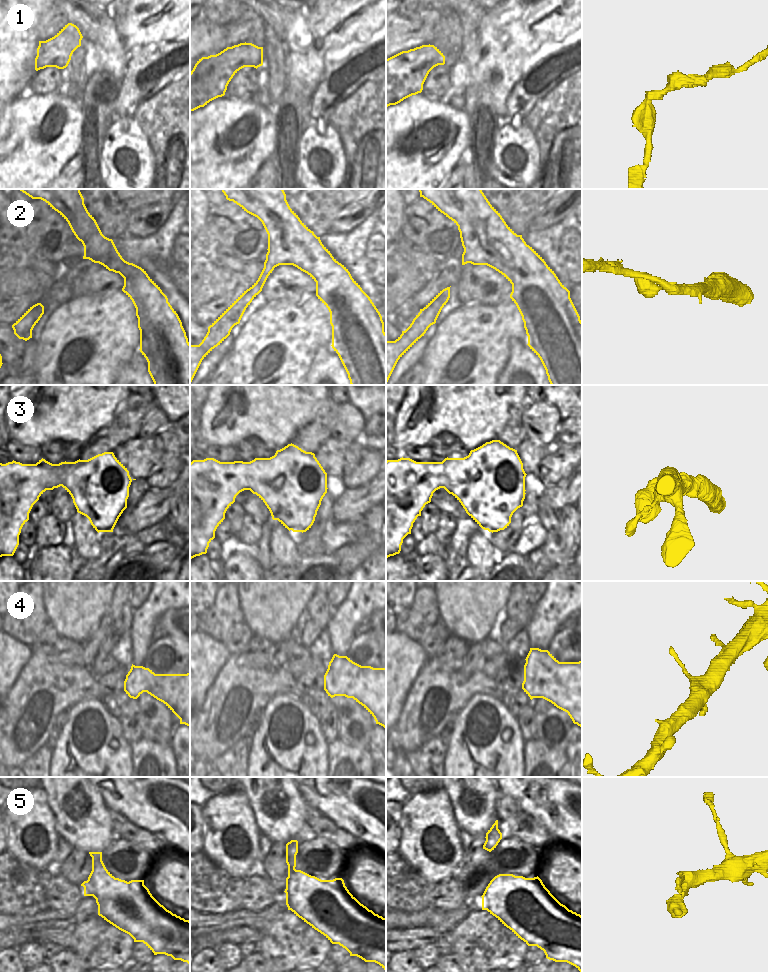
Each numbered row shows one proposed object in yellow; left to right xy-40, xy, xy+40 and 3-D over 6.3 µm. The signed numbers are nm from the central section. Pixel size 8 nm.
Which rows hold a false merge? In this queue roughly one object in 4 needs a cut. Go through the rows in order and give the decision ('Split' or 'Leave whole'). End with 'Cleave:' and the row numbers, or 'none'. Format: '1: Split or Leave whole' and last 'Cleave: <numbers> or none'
1: Leave whole
2: Leave whole
3: Leave whole
4: Leave whole
5: Leave whole
Cleave: none.

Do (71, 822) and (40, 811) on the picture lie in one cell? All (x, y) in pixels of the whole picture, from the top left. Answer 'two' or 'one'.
two

